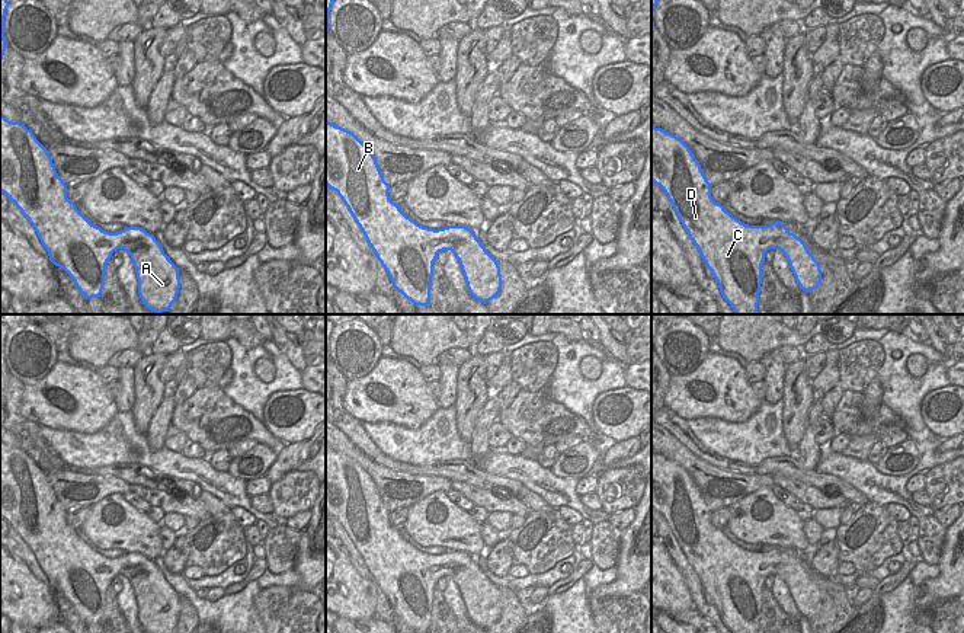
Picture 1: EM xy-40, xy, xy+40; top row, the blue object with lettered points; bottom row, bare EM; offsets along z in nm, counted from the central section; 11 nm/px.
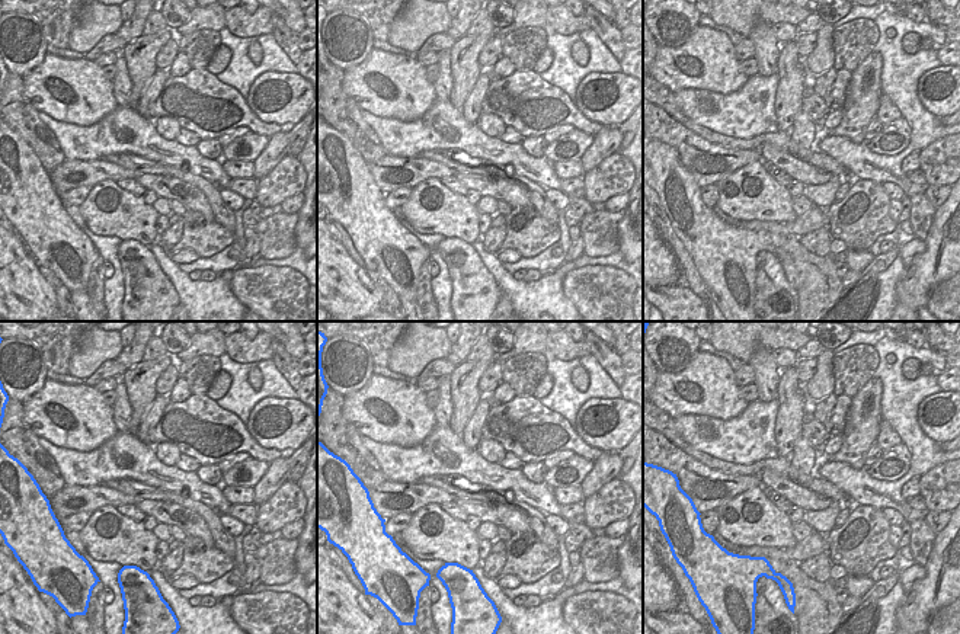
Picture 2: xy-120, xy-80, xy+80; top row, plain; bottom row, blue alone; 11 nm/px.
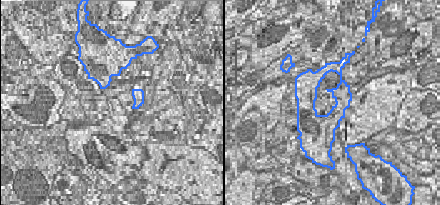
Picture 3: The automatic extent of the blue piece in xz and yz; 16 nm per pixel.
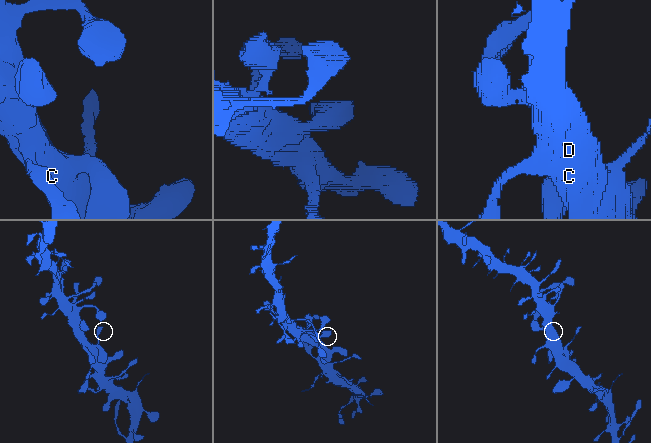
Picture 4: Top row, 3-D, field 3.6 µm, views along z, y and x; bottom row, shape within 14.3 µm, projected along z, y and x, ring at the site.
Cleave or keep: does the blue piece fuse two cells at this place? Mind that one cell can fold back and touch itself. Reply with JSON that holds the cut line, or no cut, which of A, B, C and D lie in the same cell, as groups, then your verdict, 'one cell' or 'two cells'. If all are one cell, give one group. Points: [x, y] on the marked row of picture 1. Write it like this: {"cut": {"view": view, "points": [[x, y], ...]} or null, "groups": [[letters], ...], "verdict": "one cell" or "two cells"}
{"cut": null, "groups": [["A", "B", "C", "D"]], "verdict": "one cell"}

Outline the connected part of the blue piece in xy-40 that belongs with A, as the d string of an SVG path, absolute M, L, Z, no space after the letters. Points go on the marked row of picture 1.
M1 115L0 192L28 218L47 249L49 260L70 275L86 300L100 297L106 263L113 252L124 249L134 263L142 304L154 313L163 313L169 311L176 301L180 288L179 268L169 259L156 237L141 227L131 226L109 233L92 224L67 198L67 185L58 176L48 150L23 124L12 122Z

